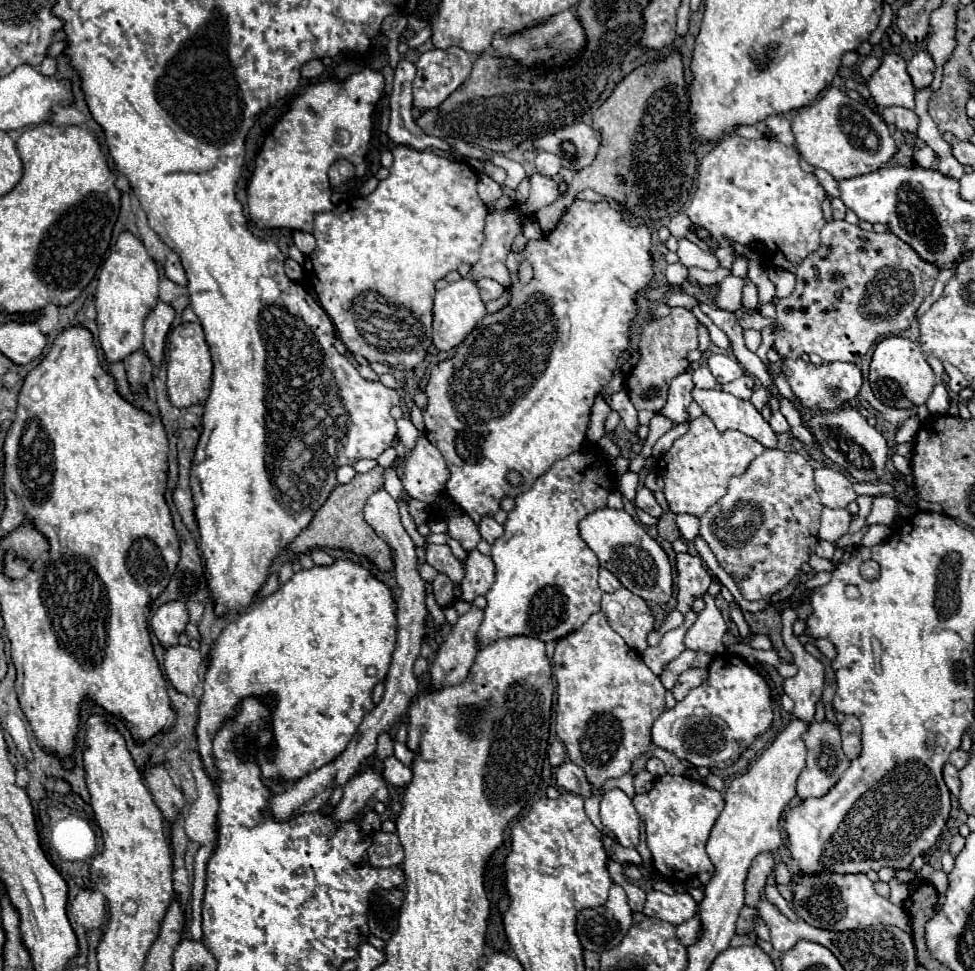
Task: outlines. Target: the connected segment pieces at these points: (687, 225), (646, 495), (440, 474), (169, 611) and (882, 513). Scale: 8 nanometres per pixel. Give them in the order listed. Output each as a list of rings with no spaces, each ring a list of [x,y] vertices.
[[[676,213],[676,215],[670,219],[668,229],[670,229],[670,233],[672,233],[676,239],[682,239],[682,237],[686,237],[686,233],[692,229],[692,221],[690,221],[690,217],[688,217],[686,213]]]
[[[648,487],[638,489],[638,493],[636,493],[636,507],[644,509],[644,511],[650,513],[652,517],[660,517],[660,515],[662,515],[662,509],[660,509],[660,505],[656,503],[656,499],[654,499],[654,495],[652,495],[652,491],[650,491]]]
[[[420,437],[404,461],[402,485],[408,497],[432,503],[440,493],[444,493],[448,479],[450,471],[442,453],[426,437]]]
[[[184,601],[164,603],[150,619],[150,627],[164,647],[178,645],[178,637],[184,631],[186,623],[188,623],[188,609]]]
[[[878,495],[878,497],[874,497],[872,511],[870,511],[866,523],[868,523],[868,525],[880,523],[880,525],[892,527],[896,521],[898,521],[896,499],[892,499],[892,497],[888,497],[888,495]]]

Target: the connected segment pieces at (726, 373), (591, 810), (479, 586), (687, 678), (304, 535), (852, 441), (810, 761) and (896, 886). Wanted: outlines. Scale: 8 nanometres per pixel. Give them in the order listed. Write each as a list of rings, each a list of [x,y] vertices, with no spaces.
[[[714,353],[714,355],[710,355],[708,367],[710,367],[712,375],[716,377],[716,381],[720,385],[730,383],[730,381],[738,379],[744,373],[744,369],[740,369],[740,363],[732,355],[726,355],[726,353]]]
[[[594,795],[594,797],[588,797],[588,799],[584,799],[584,811],[586,811],[586,815],[590,817],[590,821],[594,823],[594,827],[596,829],[600,829],[602,833],[606,833],[606,835],[610,835],[610,837],[614,837],[604,825],[602,825],[602,821],[600,821],[600,815],[598,815],[598,803],[600,803],[600,799],[598,799],[598,795]]]
[[[470,551],[466,559],[466,575],[462,579],[462,599],[474,601],[478,595],[486,595],[486,591],[494,583],[494,563],[490,557],[480,551]]]
[[[688,669],[688,671],[684,671],[684,673],[678,677],[678,681],[676,681],[674,689],[672,689],[676,701],[682,701],[682,699],[686,697],[686,693],[688,693],[690,689],[702,685],[702,683],[706,681],[706,677],[708,677],[708,669]]]
[[[376,465],[368,473],[356,473],[356,477],[348,485],[338,485],[326,503],[318,509],[314,515],[312,523],[290,543],[290,549],[298,555],[312,551],[316,547],[338,547],[338,549],[350,549],[358,555],[366,555],[370,561],[374,561],[382,571],[392,569],[392,557],[390,557],[390,547],[386,541],[382,541],[374,529],[364,521],[364,505],[372,493],[384,487],[384,469]]]
[[[846,407],[836,413],[816,413],[806,421],[806,427],[812,429],[822,453],[846,469],[856,481],[876,483],[884,475],[884,465],[888,457],[886,439],[874,427],[866,423],[866,419],[852,407]]]
[[[810,723],[808,733],[804,735],[806,747],[808,747],[808,759],[806,759],[806,769],[798,777],[798,797],[824,797],[842,777],[842,773],[850,767],[850,759],[844,755],[842,745],[840,745],[840,731],[832,723]]]
[[[892,879],[890,881],[890,897],[888,897],[888,901],[892,901],[892,903],[904,903],[906,899],[908,899],[908,885],[902,885],[900,881],[896,881],[896,879]]]

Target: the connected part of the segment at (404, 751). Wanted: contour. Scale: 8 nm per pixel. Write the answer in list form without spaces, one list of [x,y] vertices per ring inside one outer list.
[[[402,743],[394,745],[394,757],[398,761],[402,761],[406,767],[412,767],[412,763],[414,763],[414,753],[406,745],[402,745]]]

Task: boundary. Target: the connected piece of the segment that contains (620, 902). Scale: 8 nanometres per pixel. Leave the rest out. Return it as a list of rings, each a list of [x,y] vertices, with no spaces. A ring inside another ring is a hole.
[[[620,885],[610,887],[610,897],[596,909],[582,909],[576,919],[576,935],[588,951],[614,949],[632,925],[628,897]]]

